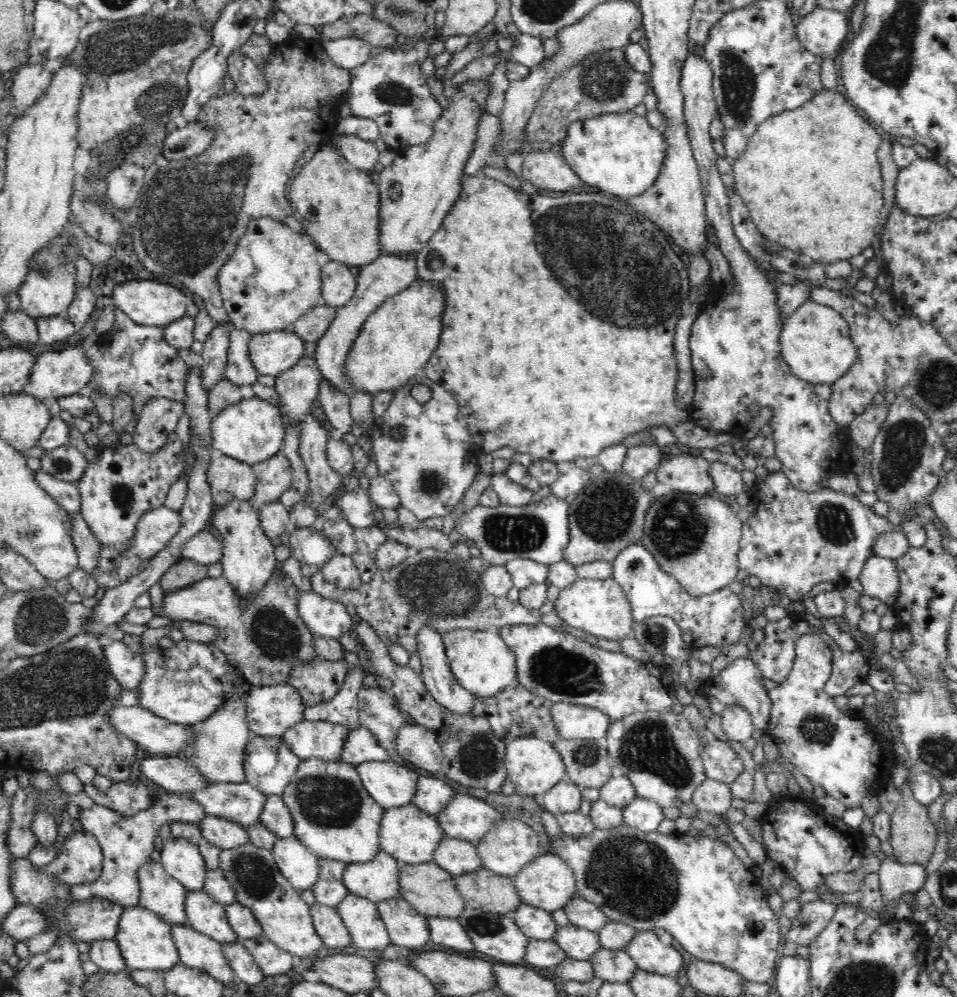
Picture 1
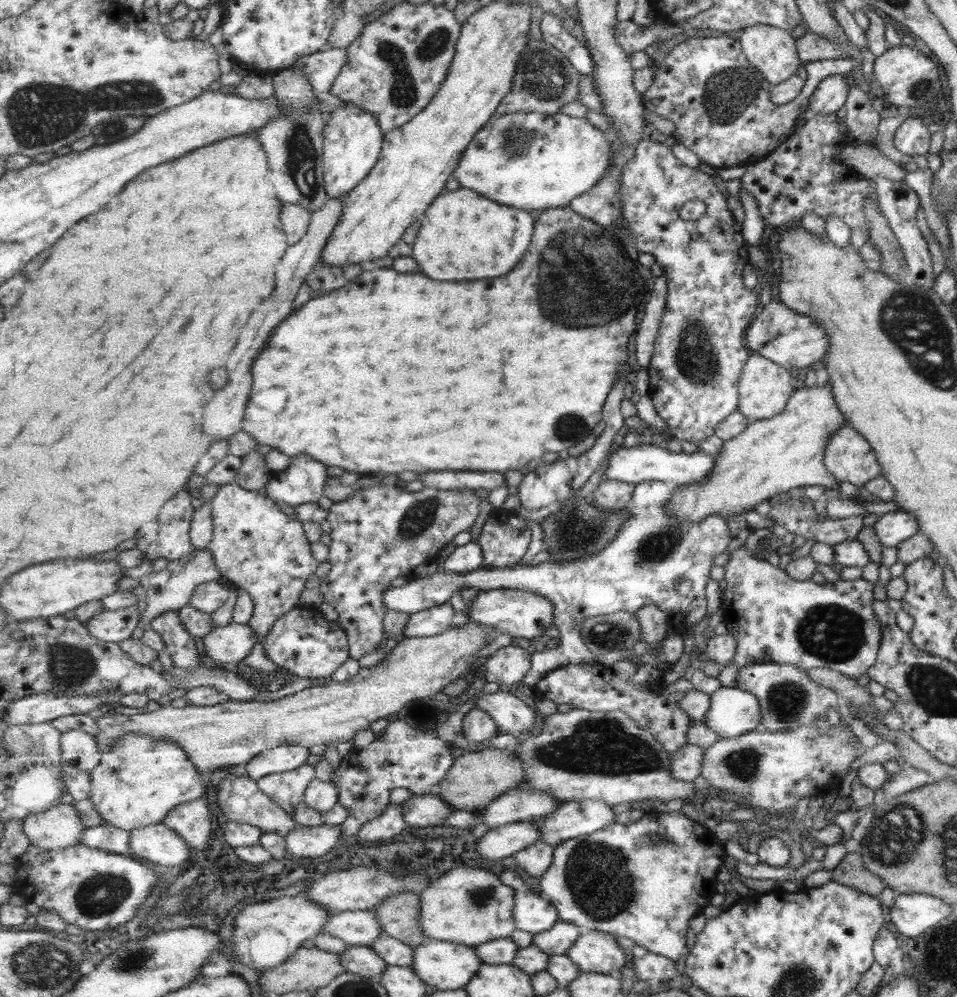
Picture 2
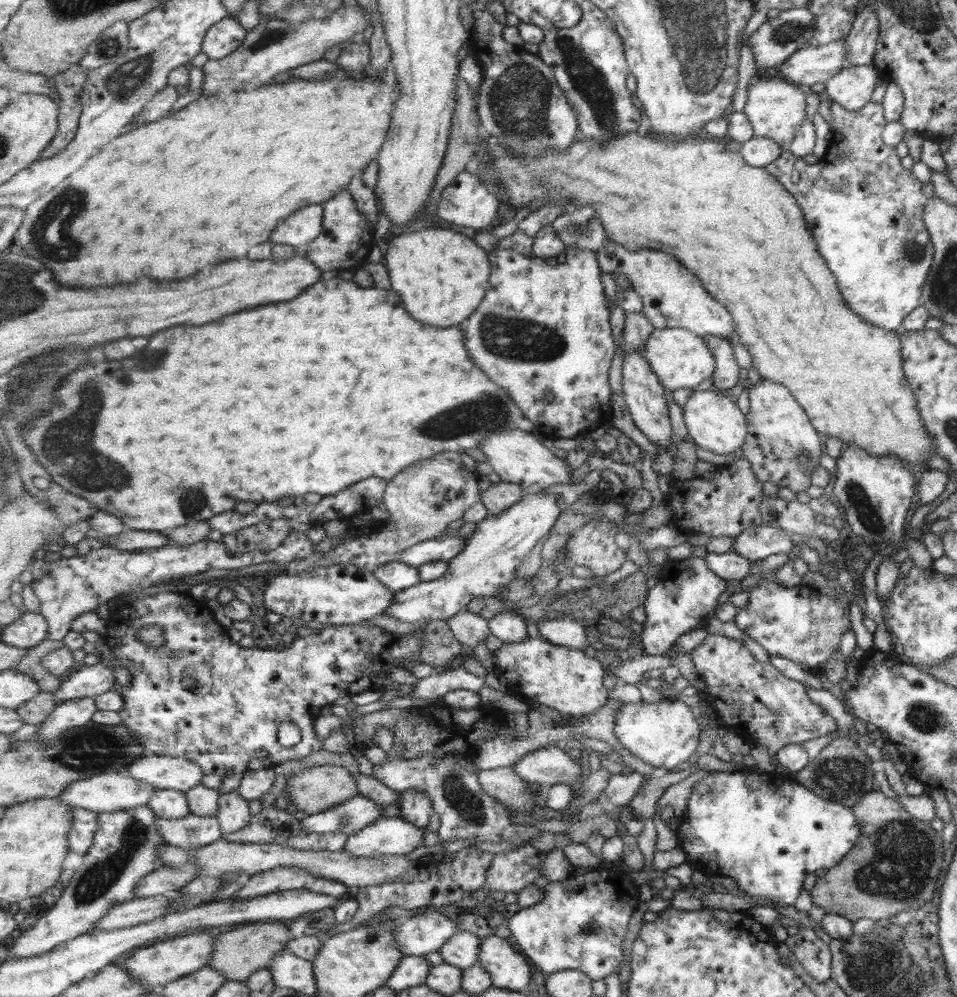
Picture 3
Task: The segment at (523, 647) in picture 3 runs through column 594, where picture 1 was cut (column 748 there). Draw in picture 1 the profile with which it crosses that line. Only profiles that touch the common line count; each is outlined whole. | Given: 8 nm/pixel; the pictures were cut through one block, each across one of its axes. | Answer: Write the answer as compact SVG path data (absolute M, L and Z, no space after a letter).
M750 657L734 658L734 660L729 660L724 670L716 676L708 677L692 693L697 691L704 697L712 694L712 698L726 706L741 706L746 712L750 713L755 728L760 728L763 731L768 727L770 714L772 714L772 708L774 708L774 703L768 695L769 690L764 686L764 680L766 680L766 677L764 677L760 665L754 659L750 659Z

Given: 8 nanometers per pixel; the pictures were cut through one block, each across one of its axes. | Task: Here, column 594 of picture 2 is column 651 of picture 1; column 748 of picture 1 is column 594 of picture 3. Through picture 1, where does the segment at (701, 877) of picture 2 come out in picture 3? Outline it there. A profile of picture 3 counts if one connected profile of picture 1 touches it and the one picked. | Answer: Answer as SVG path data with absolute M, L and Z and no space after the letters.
M603 860L596 867L589 867L584 875L573 871L563 881L550 882L544 891L546 896L539 904L521 908L508 922L519 950L546 976L565 970L579 970L591 976L593 981L604 979L610 974L619 974L623 962L623 942L631 922L631 914L639 906L641 894L627 872L616 871L612 862Z

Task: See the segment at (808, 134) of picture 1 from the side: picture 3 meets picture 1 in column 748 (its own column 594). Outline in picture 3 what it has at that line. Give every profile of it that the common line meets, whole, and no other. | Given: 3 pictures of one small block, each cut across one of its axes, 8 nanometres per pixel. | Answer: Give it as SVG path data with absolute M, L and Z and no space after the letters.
M635 131L609 141L609 144L603 148L599 146L599 142L592 141L592 139L583 138L580 135L579 140L574 142L575 146L571 146L569 150L553 148L553 150L549 150L549 154L543 154L535 160L527 160L527 158L517 158L513 152L507 150L505 146L501 146L498 140L490 137L489 149L491 149L491 155L495 157L490 168L500 176L500 182L504 184L504 193L499 199L511 204L516 211L519 208L529 208L531 202L541 200L546 196L548 196L547 202L549 203L574 202L574 208L590 206L595 208L596 215L605 227L606 236L611 240L623 242L622 245L630 247L630 250L649 248L649 250L667 250L669 254L675 254L675 258L679 258L691 270L691 274L697 276L712 298L729 311L738 336L737 342L747 349L751 357L751 364L759 376L784 386L804 410L811 426L821 436L833 436L840 440L843 446L855 445L870 455L882 457L891 454L915 472L929 469L926 466L926 459L931 456L931 453L934 453L934 446L920 421L913 391L903 376L899 337L895 335L894 330L873 326L870 322L859 318L846 304L843 304L835 278L831 276L831 271L827 270L823 258L819 258L810 230L805 226L801 208L797 206L795 199L783 188L783 185L775 180L775 177L763 170L763 167L747 164L738 152L731 152L725 148L721 144L721 139L701 140L700 136L699 138L670 141L648 131Z

